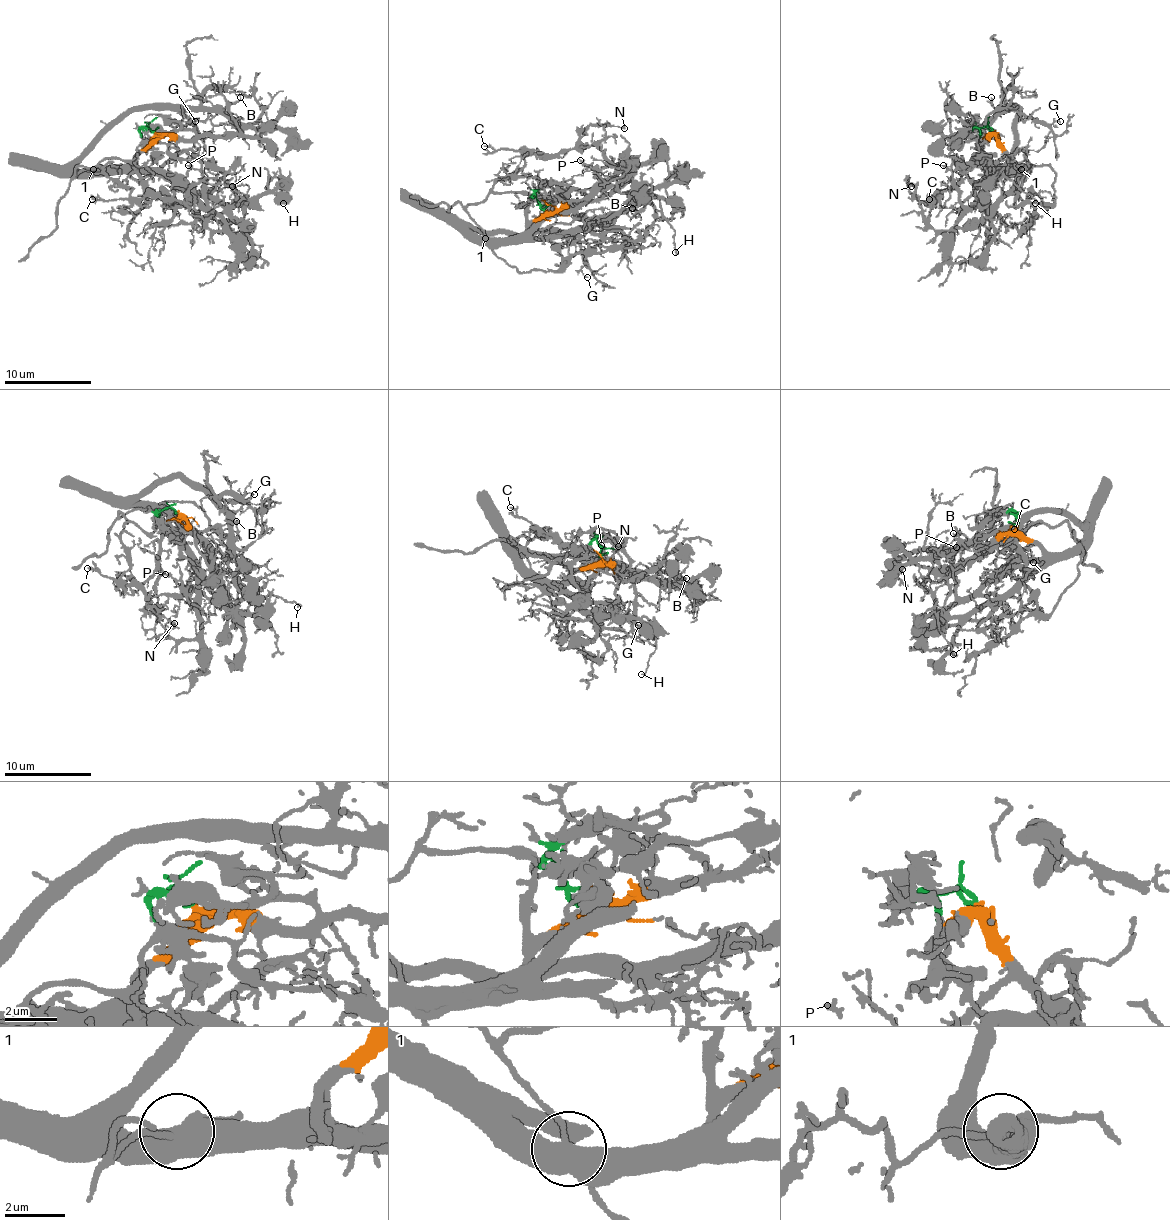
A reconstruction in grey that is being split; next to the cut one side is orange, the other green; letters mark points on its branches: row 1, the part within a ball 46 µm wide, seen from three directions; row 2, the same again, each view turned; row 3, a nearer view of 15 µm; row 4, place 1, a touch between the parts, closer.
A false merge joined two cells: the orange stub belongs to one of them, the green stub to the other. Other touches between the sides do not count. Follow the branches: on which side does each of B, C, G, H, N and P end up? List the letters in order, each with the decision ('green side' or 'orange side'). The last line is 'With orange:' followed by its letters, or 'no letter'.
B: orange side
C: green side
G: orange side
H: orange side
N: green side
P: orange side
With orange: B, G, H, P

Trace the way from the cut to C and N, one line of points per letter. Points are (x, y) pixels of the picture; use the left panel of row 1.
C: (152, 132), (141, 130), (130, 160), (100, 162), (133, 191), (117, 200), (91, 200)
N: (152, 132), (141, 130), (130, 160), (100, 162), (133, 189), (130, 195), (183, 202), (198, 182), (233, 186)

